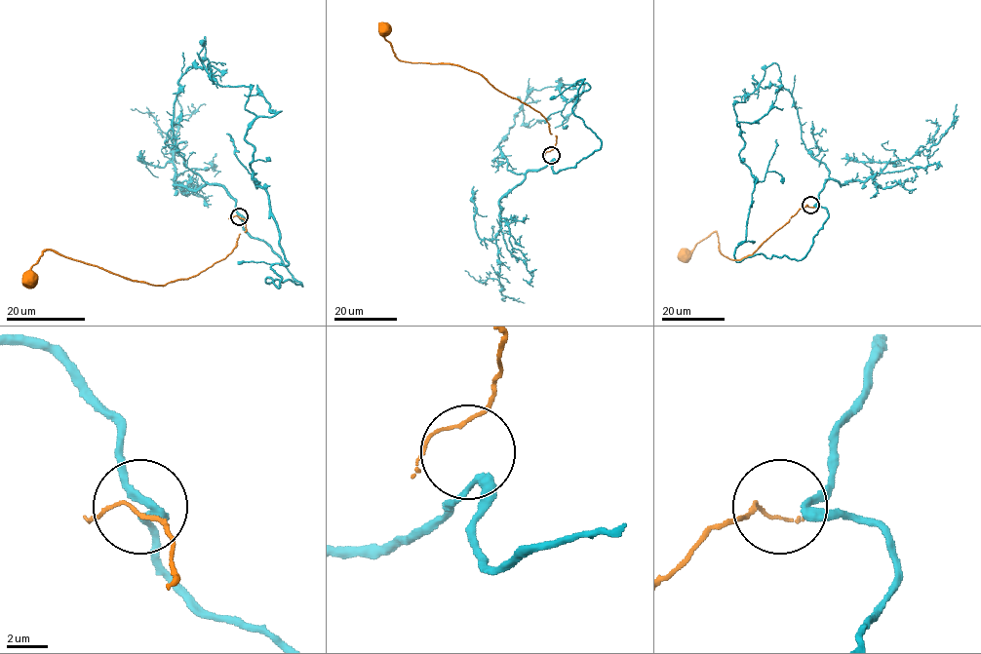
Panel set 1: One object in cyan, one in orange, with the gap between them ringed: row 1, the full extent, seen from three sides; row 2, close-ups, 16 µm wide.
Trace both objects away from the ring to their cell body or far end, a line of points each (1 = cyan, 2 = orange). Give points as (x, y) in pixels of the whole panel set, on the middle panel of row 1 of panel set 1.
1: (552, 158), (513, 173), (498, 144), (532, 90), (581, 82), (575, 109), (555, 128)
2: (550, 151), (556, 137), (539, 112), (497, 90), (479, 74), (453, 63), (400, 60), (384, 38), (383, 29)

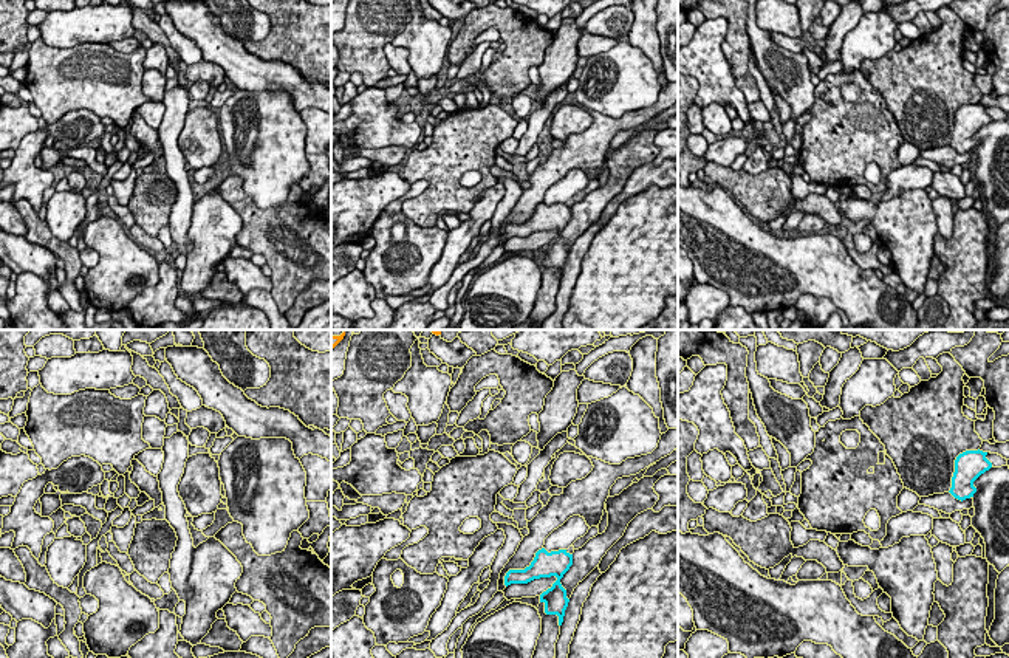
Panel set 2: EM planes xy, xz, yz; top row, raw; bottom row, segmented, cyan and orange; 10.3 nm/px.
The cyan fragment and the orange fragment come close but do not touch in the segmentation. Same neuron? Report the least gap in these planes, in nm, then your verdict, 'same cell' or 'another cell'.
2450 nm | same cell

